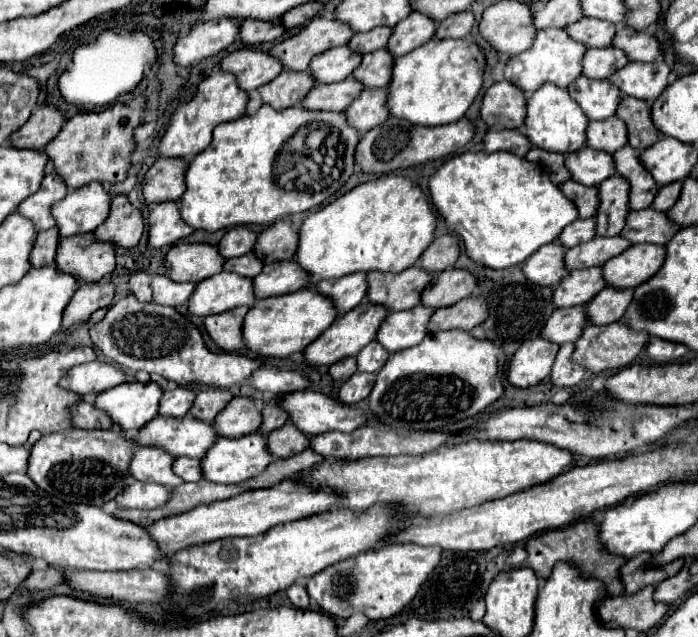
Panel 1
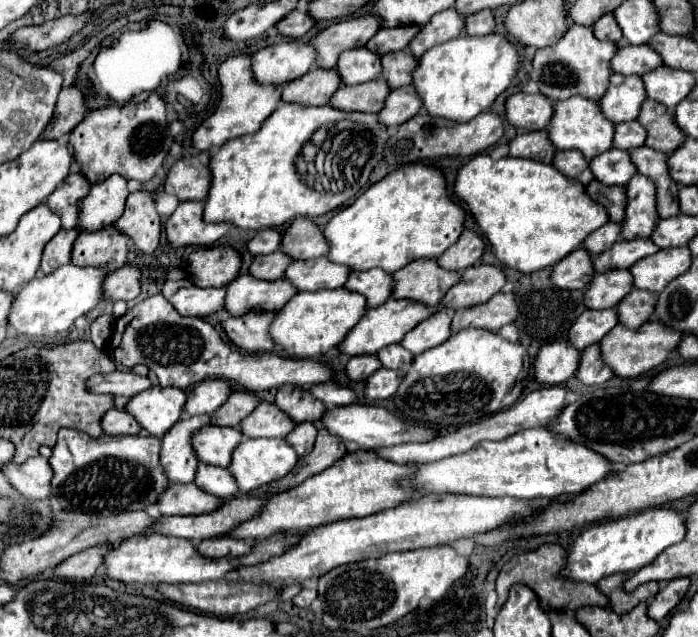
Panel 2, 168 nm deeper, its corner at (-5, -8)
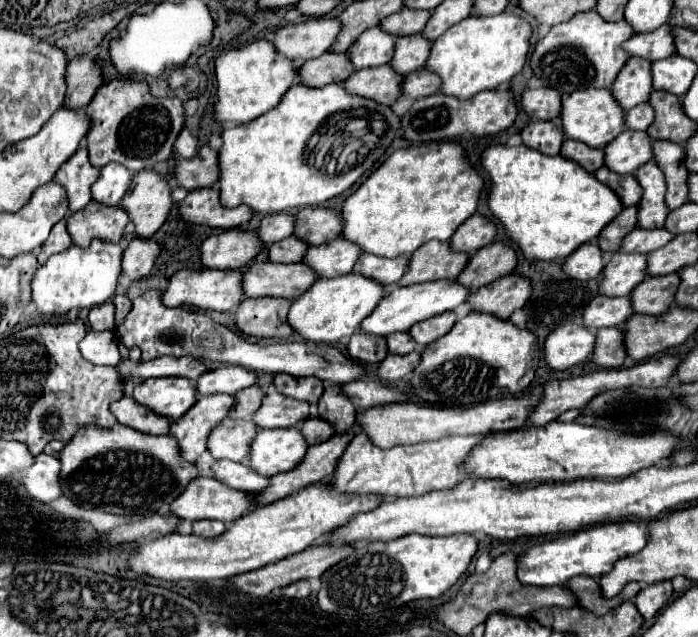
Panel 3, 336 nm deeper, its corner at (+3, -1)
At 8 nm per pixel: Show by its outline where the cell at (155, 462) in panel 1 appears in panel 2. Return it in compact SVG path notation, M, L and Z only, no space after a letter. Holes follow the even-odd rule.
M211 414L181 418L163 438L161 464L171 482L193 482L199 458L193 450L193 432L211 424Z

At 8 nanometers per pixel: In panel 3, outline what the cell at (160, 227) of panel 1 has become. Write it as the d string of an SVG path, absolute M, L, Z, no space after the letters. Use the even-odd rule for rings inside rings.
M217 189L191 191L179 203L177 211L179 211L179 217L187 225L207 225L207 227L215 227L215 229L239 227L251 219L251 211L245 205L241 205L237 209L221 207Z

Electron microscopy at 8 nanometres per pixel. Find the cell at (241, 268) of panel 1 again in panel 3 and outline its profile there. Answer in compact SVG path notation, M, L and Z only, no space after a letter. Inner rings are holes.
M287 237L269 247L269 261L273 263L297 263L307 251L307 243L297 237Z

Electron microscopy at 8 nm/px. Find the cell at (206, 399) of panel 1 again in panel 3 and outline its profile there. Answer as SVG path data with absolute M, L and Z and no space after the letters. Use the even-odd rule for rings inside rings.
M257 385L245 387L245 389L241 389L241 393L235 393L233 399L237 403L237 415L251 417L259 409L261 397L263 397L263 391Z

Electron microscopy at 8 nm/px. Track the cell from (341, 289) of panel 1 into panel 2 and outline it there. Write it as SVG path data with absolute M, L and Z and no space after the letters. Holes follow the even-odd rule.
M371 268L369 272L351 272L345 288L363 294L367 298L367 306L379 306L391 298L393 276L381 272L381 268Z

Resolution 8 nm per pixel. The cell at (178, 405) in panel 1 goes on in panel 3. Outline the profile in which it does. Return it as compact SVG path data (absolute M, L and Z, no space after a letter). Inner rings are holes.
M221 365L215 367L207 373L203 373L197 383L195 389L199 395L207 395L207 393L237 393L239 389L245 389L249 385L253 385L257 381L257 375L253 371L247 371L243 367L235 367L235 365Z

